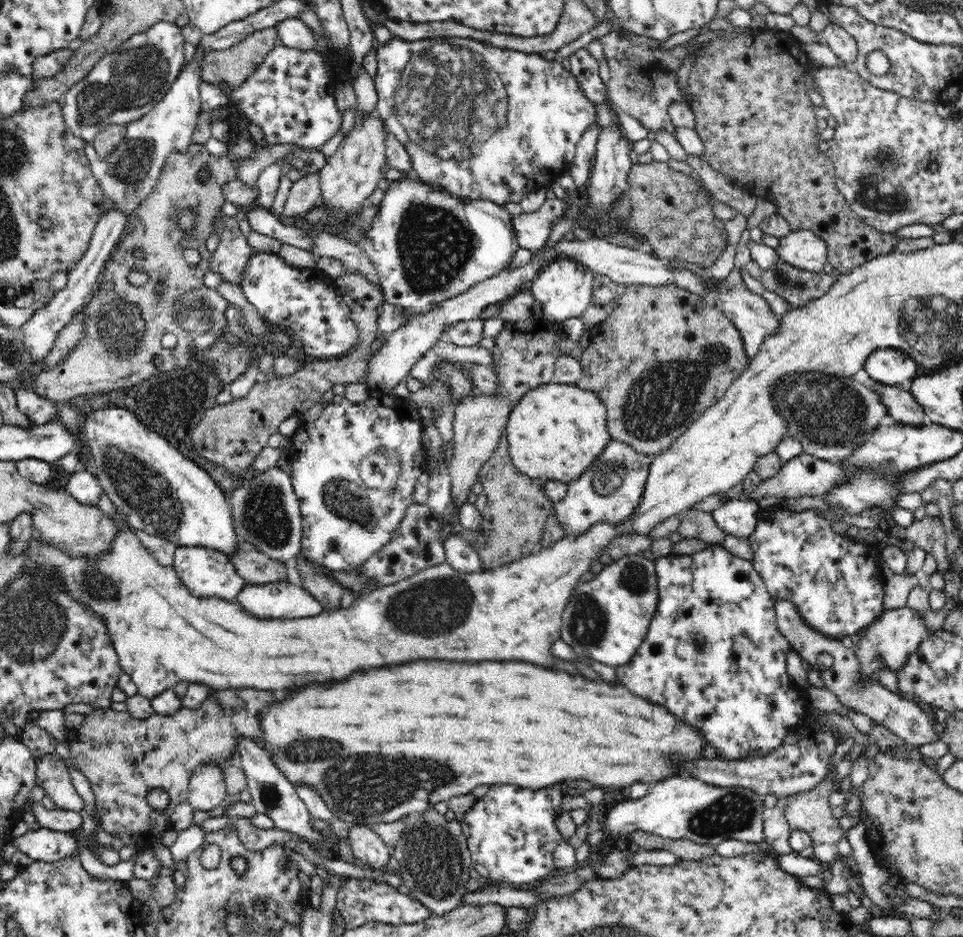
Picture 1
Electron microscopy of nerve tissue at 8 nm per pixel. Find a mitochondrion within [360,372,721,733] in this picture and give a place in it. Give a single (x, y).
(438, 606)

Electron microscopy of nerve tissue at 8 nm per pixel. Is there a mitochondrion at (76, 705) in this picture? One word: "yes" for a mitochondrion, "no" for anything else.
no

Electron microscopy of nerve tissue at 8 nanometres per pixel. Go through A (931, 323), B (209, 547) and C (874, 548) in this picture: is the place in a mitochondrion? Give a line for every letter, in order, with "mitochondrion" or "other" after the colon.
A: mitochondrion
B: other
C: other

